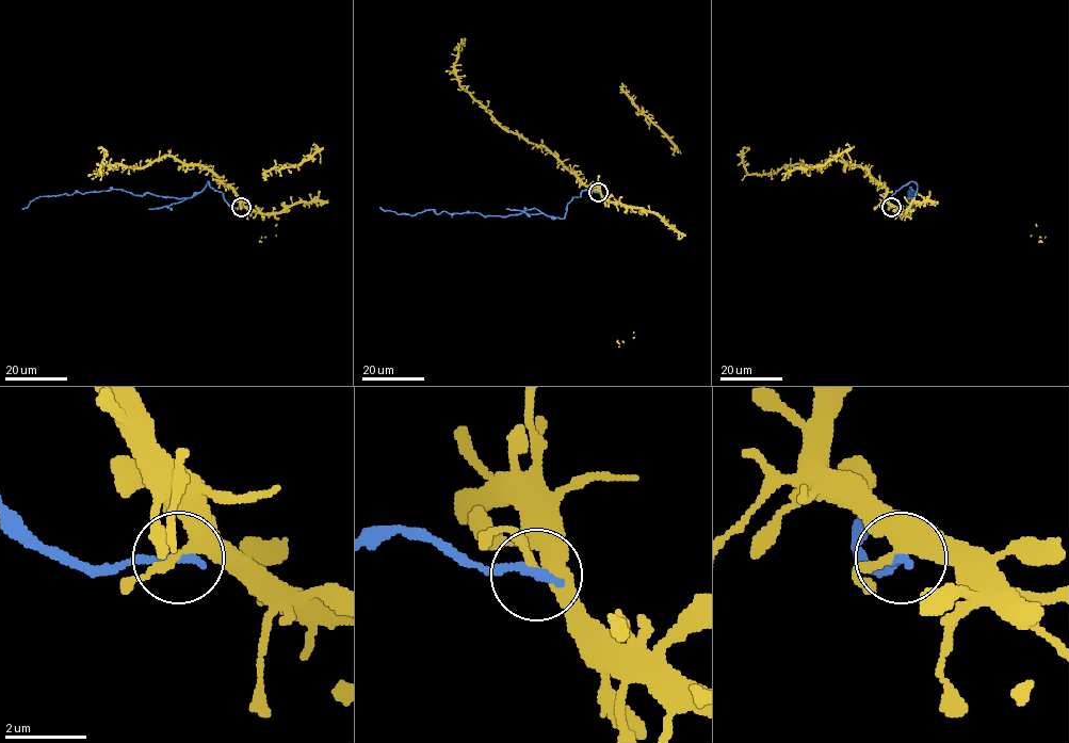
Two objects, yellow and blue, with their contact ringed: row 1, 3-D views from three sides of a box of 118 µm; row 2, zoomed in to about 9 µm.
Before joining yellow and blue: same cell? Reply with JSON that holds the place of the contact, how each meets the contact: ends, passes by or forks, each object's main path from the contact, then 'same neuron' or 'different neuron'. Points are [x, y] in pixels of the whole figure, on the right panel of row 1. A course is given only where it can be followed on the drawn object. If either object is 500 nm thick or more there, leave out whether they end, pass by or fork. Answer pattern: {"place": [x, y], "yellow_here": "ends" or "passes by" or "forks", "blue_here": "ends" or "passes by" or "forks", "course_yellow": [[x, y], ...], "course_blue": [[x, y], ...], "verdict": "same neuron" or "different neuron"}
{"place": [891, 207], "yellow_here": "passes by", "blue_here": "ends", "course_yellow": [[891, 207], [886, 188], [839, 156], [824, 167], [784, 164], [749, 174], [743, 158], [749, 147]], "course_blue": [[891, 207], [895, 191], [913, 181], [917, 194], [907, 198], [914, 196], [911, 189], [906, 209]], "verdict": "different neuron"}

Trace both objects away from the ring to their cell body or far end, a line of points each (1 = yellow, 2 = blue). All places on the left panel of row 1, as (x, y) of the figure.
1: (241, 207), (239, 198), (214, 174), (171, 156), (142, 167), (104, 164), (97, 174), (106, 151), (98, 147)
2: (241, 207), (231, 206), (208, 181), (187, 198), (148, 193), (139, 196), (110, 189), (39, 196), (21, 209)

